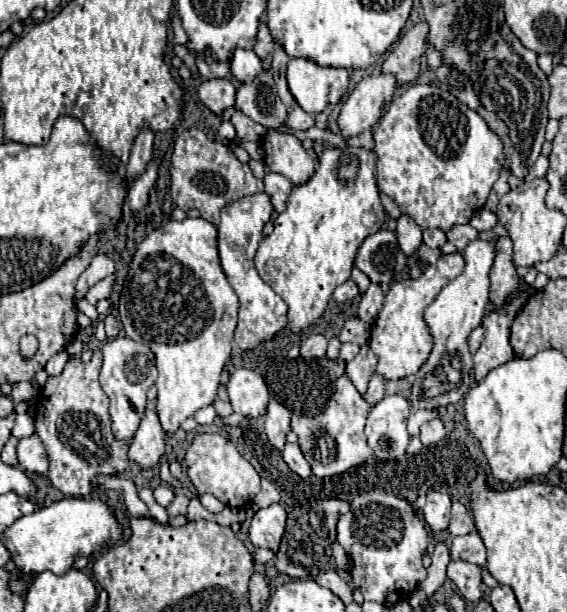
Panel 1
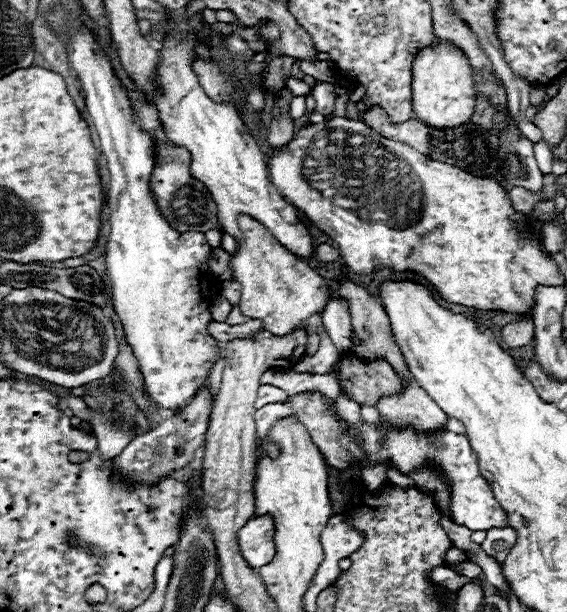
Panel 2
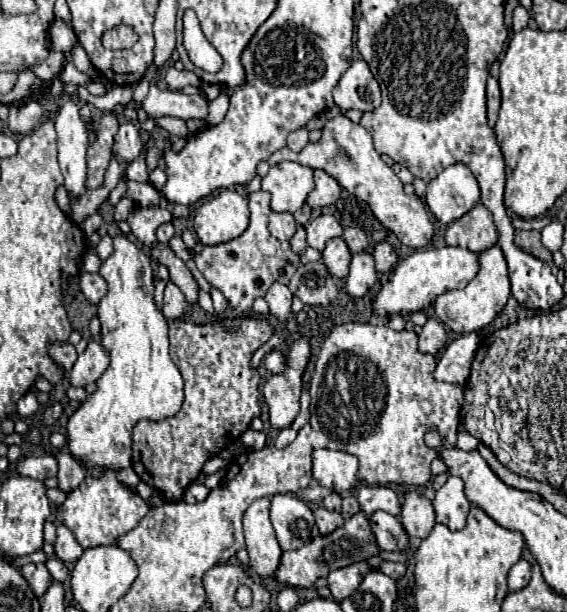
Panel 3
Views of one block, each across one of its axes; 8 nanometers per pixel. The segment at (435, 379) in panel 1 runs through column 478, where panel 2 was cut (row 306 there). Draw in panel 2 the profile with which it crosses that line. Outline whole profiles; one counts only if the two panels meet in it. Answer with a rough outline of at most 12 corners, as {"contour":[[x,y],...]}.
{"contour":[[240,214],[240,312],[276,336],[328,304],[326,280]]}

